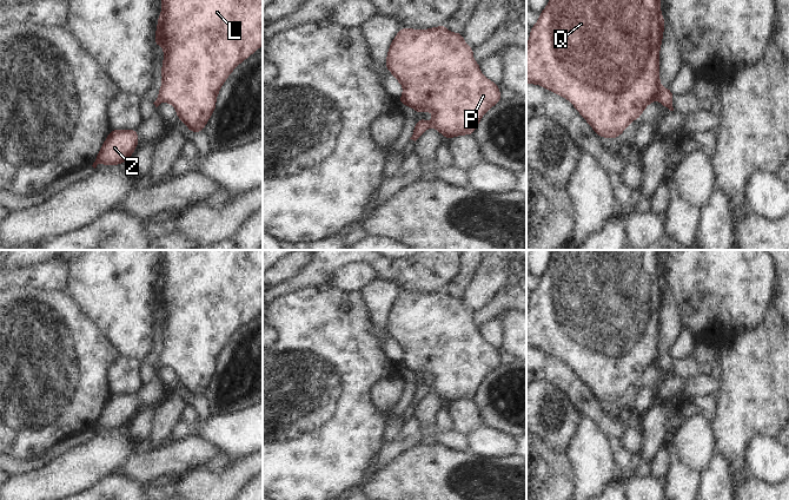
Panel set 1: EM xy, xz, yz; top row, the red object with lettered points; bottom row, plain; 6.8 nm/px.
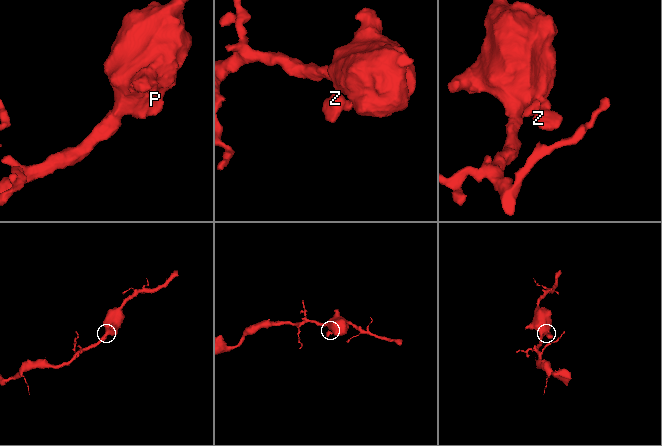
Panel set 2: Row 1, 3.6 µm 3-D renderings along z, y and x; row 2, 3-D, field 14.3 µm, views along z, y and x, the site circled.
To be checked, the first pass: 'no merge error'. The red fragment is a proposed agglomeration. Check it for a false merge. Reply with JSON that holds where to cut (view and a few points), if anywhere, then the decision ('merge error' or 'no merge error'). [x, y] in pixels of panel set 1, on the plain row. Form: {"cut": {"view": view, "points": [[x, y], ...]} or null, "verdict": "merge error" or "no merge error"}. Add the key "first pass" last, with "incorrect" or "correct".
{"cut": null, "verdict": "no merge error", "first pass": "correct"}

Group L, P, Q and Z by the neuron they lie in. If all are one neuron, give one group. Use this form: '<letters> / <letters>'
L P Q Z

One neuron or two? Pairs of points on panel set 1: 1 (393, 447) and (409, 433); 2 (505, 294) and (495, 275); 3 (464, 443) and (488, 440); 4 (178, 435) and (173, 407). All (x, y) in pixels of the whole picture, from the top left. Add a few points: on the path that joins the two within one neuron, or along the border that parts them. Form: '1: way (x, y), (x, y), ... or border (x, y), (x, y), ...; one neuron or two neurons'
1: way (397, 445), (405, 436); one neuron
2: border (504, 285), (483, 307); two neurons
3: way (470, 443), (482, 441); one neuron
4: border (179, 419), (172, 428), (170, 440); two neurons

